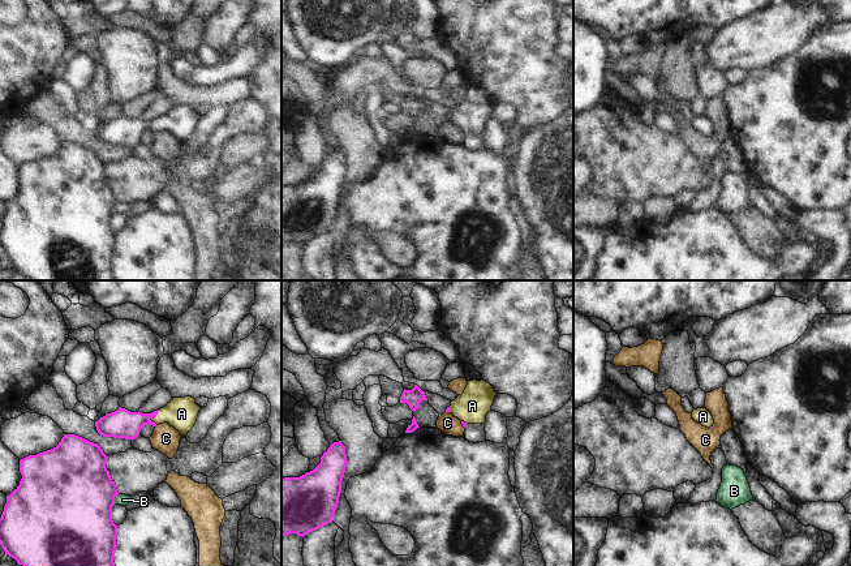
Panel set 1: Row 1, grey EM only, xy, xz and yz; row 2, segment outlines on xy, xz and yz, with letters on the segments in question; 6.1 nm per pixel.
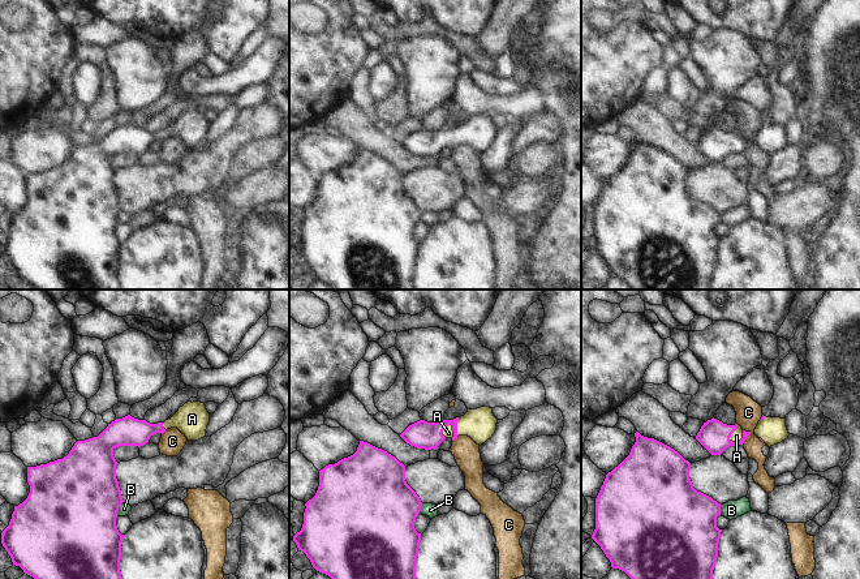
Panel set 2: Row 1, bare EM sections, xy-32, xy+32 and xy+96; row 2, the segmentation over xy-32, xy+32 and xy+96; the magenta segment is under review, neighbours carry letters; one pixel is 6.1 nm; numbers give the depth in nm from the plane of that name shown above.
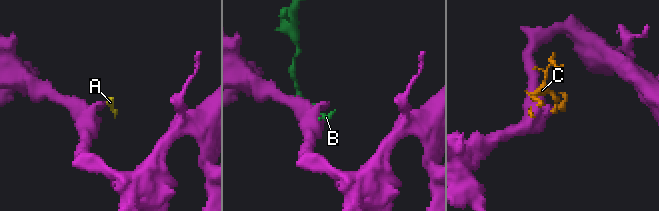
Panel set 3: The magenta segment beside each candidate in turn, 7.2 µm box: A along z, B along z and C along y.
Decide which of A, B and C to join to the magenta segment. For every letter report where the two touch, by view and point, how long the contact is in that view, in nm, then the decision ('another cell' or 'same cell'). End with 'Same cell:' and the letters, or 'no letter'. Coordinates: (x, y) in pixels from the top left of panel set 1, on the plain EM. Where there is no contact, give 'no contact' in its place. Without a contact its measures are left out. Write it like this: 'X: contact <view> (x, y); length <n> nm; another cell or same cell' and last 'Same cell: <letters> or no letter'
A: contact xy (155, 124); length 100 nm; same cell
B: contact xy (114, 206); length 80 nm; another cell
C: contact xz (463, 133); length 50 nm; another cell
Same cell: A

